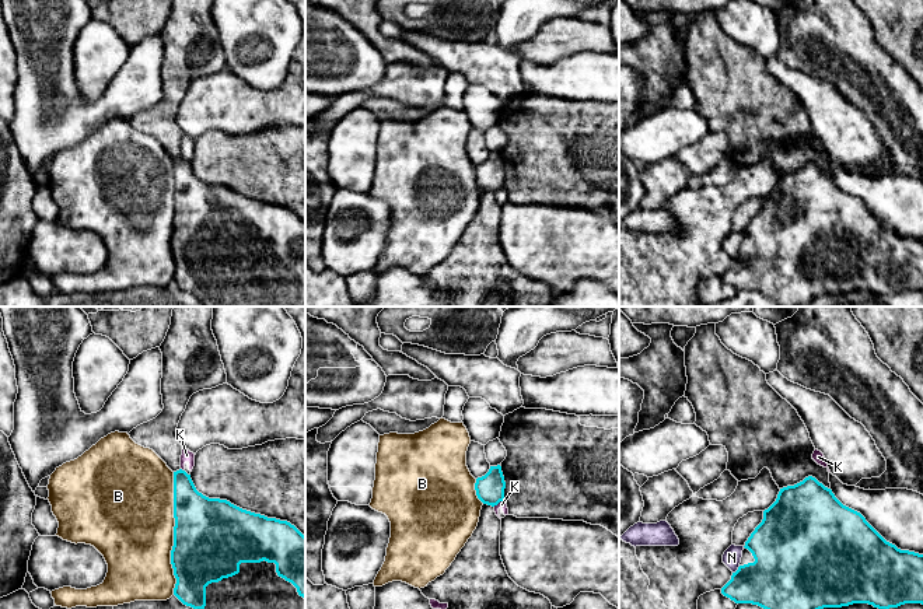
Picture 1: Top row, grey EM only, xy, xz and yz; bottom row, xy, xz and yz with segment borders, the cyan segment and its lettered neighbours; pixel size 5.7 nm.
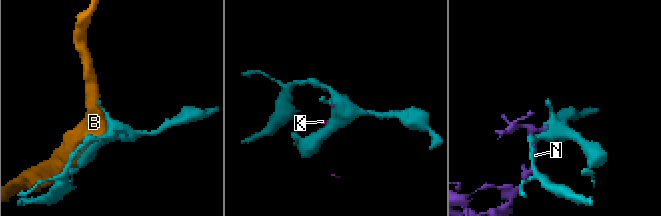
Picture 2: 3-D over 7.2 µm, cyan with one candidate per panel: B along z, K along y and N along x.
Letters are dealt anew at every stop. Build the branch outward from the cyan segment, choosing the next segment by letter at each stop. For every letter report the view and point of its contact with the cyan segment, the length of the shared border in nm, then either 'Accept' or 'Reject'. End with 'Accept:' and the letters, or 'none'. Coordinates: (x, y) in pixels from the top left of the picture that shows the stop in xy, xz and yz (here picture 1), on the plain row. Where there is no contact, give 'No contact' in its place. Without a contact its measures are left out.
B: Touches cyan at xy (174, 220). Shared border 700 nm. Reject
K: Touches cyan at xz (497, 189). Shared border 80 nm. Reject
N: Touches cyan at yz (737, 256). Shared border 60 nm. Reject
Accept: none

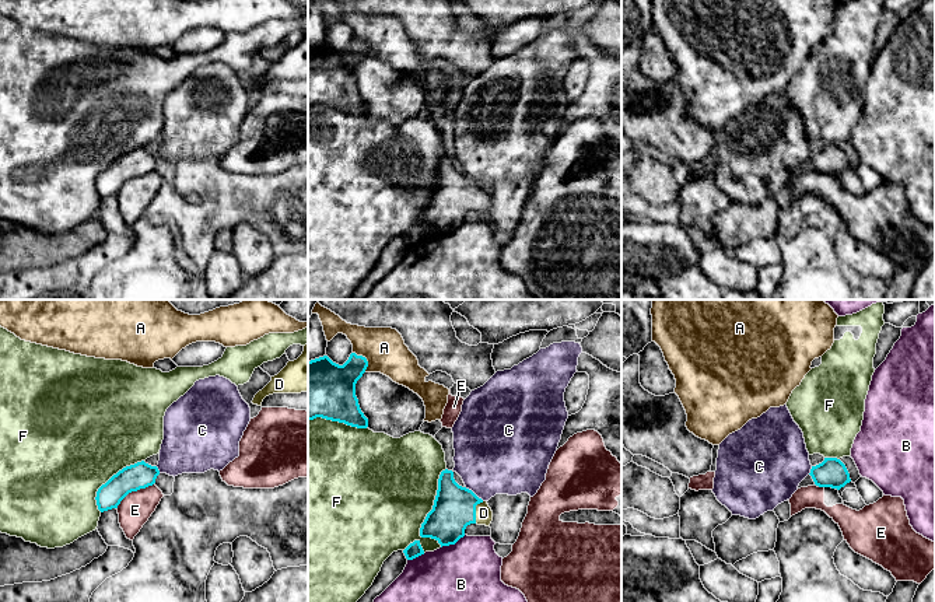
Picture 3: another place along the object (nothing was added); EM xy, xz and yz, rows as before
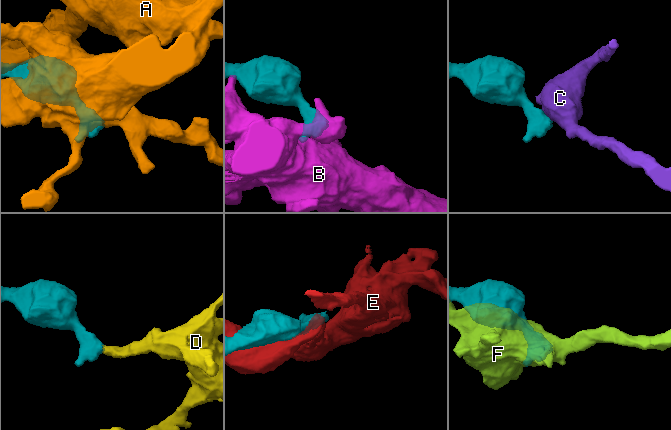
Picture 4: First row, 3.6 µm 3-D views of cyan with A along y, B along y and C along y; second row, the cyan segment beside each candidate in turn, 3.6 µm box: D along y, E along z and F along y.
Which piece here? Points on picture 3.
A: Touches cyan at xz (366, 45). Shared border 140 nm. Reject
B: Touches cyan at xz (452, 230). Shared border 160 nm. Reject
C: Touches cyan at xz (473, 179). Shared border 130 nm. Reject
D: Touches cyan at xz (475, 198). Shared border 140 nm. Accept
E: Touches cyan at xy (133, 177). Shared border 260 nm. Reject
F: Touches cyan at xz (429, 199). Shared border 460 nm. Reject
Accept: D

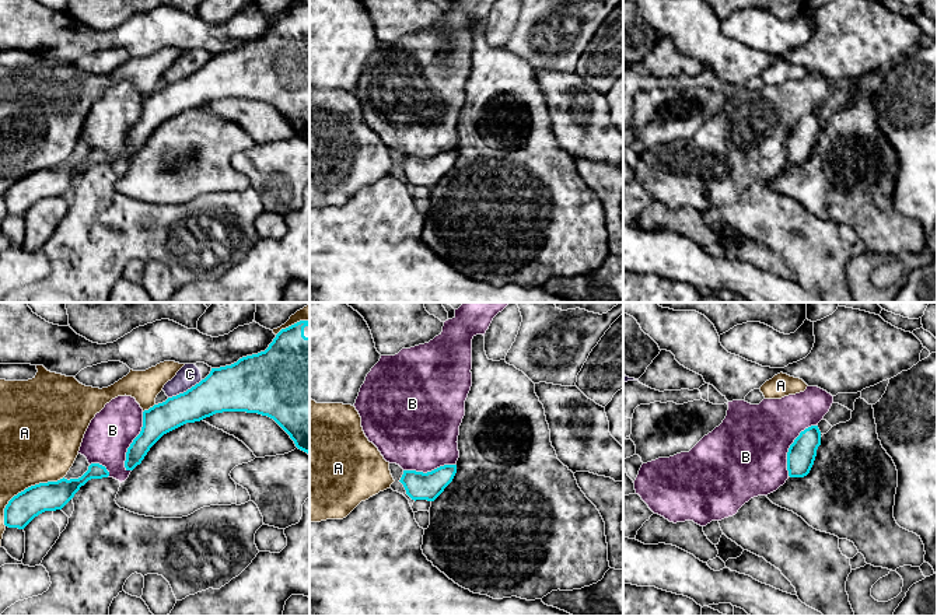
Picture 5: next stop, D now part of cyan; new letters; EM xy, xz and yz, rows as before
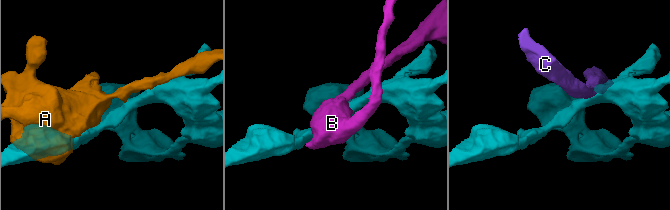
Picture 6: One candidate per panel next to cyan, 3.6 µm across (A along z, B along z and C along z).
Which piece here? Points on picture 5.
A: Touches cyan at xy (25, 175). Shared border 440 nm. Reject
B: Touches cyan at xy (133, 128). Shared border 360 nm. Reject
C: Touches cyan at xy (186, 77). Shared border 220 nm. Reject
Accept: none

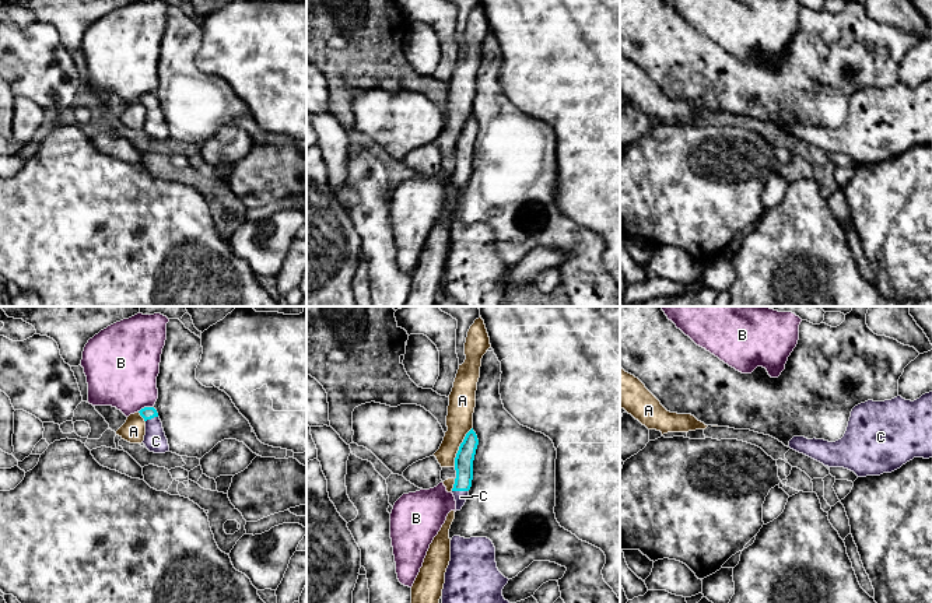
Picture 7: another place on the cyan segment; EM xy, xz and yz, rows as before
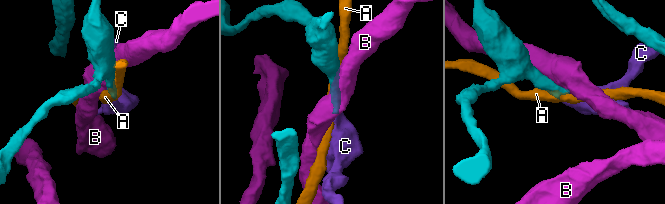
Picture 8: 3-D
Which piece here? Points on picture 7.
A: Touches cyan at xz (459, 133). Shared border 260 nm. Reject
B: Touches cyan at xy (146, 94). Shared border 90 nm. Reject
C: Touches cyan at xz (461, 176). Shared border 100 nm. Accept
Accept: C

